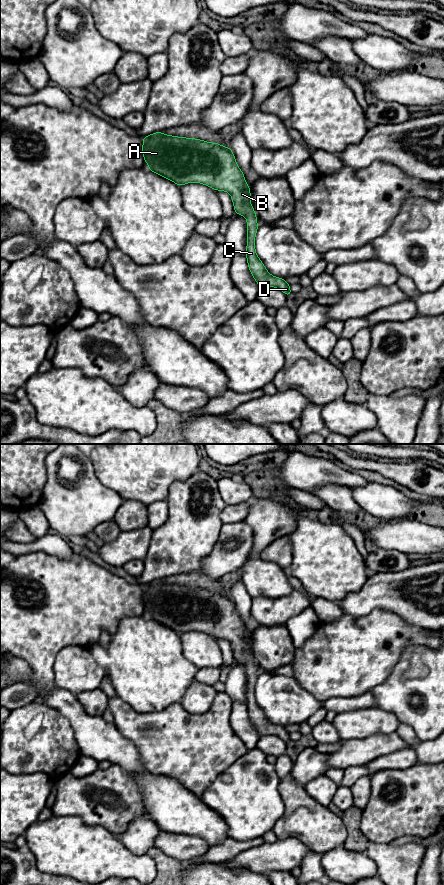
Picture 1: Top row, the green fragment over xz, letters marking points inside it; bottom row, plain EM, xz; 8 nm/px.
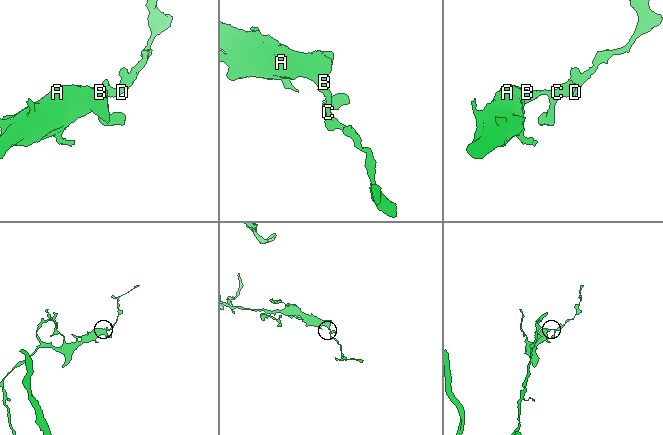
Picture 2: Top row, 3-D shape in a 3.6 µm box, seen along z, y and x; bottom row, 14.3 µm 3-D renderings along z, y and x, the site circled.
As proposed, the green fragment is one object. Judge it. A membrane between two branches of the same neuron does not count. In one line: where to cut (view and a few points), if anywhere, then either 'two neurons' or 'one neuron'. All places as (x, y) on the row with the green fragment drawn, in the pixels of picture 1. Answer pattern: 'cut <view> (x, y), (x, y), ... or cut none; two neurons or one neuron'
cut none; one neuron

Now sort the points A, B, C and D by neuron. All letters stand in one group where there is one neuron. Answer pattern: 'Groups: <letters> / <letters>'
Groups: A B C D

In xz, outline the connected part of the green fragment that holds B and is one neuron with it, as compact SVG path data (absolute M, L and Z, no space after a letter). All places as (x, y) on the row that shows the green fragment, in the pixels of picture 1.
M162 131L142 137L142 141L144 163L149 165L149 172L179 187L200 183L230 194L235 214L243 215L248 222L245 256L254 280L260 288L275 287L288 297L292 296L290 284L284 278L271 275L256 253L257 215L250 201L250 186L231 148L218 142L172 136Z

